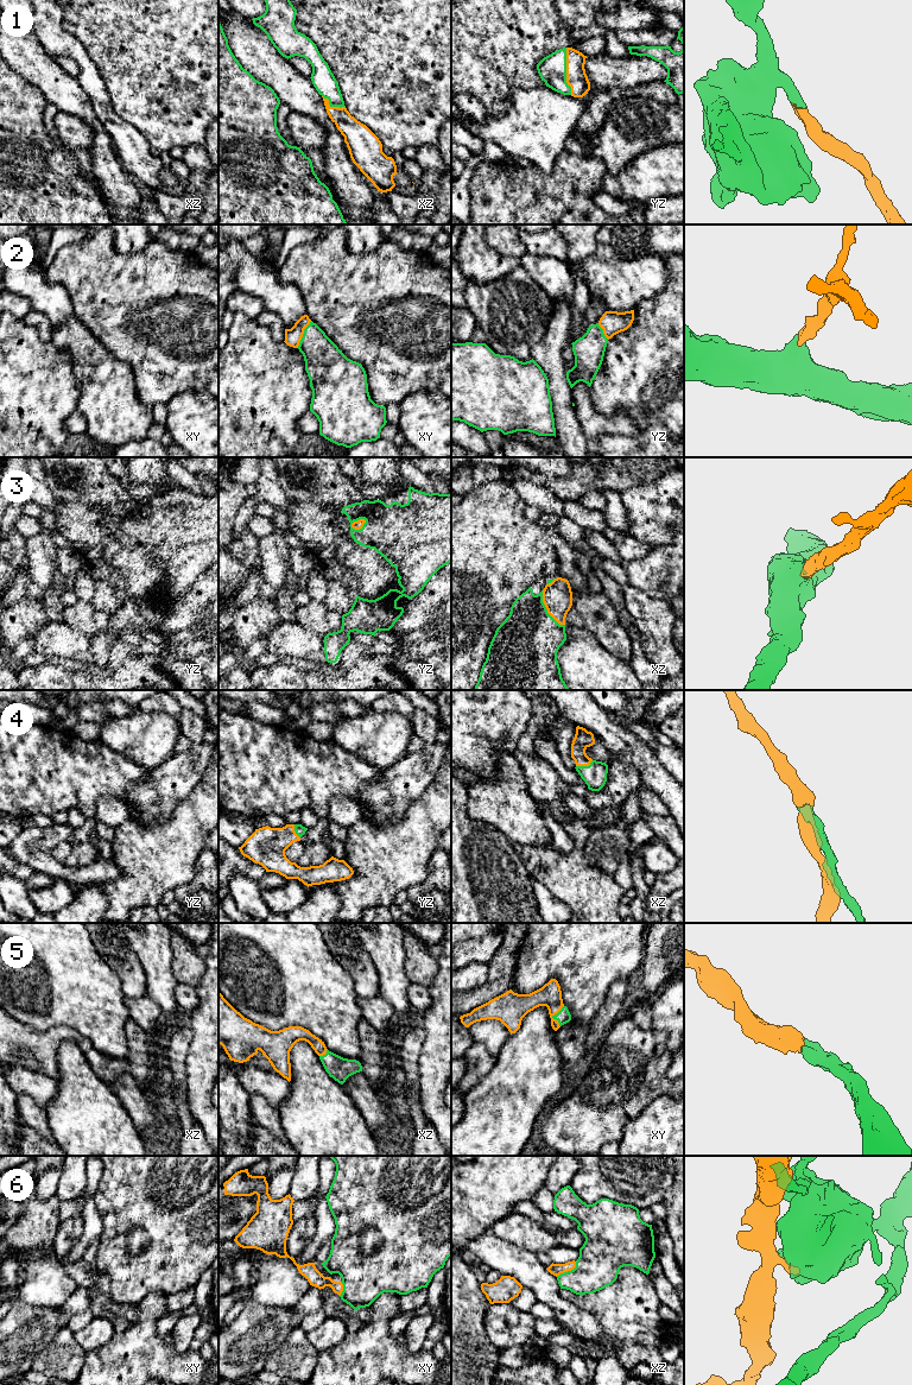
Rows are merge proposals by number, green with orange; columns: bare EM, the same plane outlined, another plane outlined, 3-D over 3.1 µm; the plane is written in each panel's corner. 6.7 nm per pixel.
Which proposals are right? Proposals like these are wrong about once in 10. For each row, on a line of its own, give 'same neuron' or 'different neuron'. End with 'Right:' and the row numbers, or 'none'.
1: same neuron
2: same neuron
3: same neuron
4: same neuron
5: same neuron
6: different neuron
Right: 1, 2, 3, 4, 5

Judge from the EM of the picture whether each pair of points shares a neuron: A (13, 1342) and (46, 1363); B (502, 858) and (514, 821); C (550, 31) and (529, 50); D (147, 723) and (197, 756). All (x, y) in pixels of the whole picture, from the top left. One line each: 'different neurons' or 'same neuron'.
A: different neurons
B: different neurons
C: same neuron
D: different neurons

